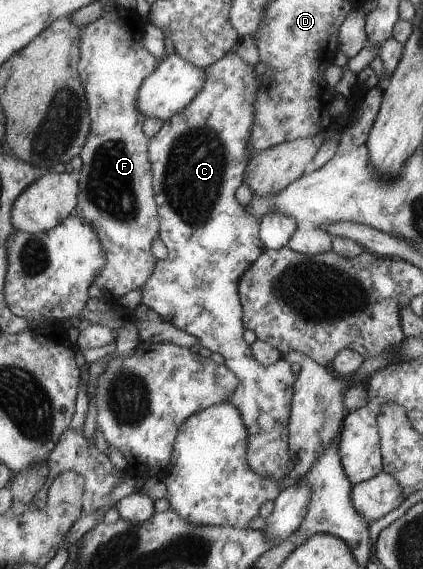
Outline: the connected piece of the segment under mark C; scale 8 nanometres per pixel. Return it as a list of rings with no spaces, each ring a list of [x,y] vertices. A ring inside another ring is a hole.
[[[236,50],[227,53],[224,57],[218,59],[213,64],[206,66],[203,69],[205,73],[205,82],[194,99],[182,110],[180,113],[173,115],[170,119],[167,119],[160,131],[150,138],[148,144],[148,153],[151,163],[151,170],[153,174],[153,188],[155,198],[158,206],[158,213],[160,218],[159,237],[165,243],[168,249],[168,257],[166,260],[157,261],[156,267],[150,276],[150,279],[141,287],[141,303],[153,309],[162,318],[178,326],[181,330],[186,331],[190,335],[193,335],[198,339],[199,345],[202,347],[208,347],[212,353],[220,353],[224,357],[224,365],[233,371],[236,378],[239,379],[238,387],[234,390],[234,393],[230,396],[228,403],[234,404],[242,414],[242,419],[248,428],[247,439],[247,460],[251,470],[261,475],[263,478],[276,478],[283,479],[289,475],[292,469],[292,460],[289,456],[289,445],[287,437],[289,431],[287,425],[291,416],[291,401],[293,398],[294,382],[297,376],[292,372],[291,363],[280,358],[276,363],[265,366],[262,365],[254,356],[251,350],[251,345],[243,338],[245,330],[243,322],[243,305],[241,304],[238,280],[245,274],[245,271],[258,259],[262,252],[266,249],[265,245],[259,238],[259,219],[256,219],[252,214],[249,214],[235,196],[235,191],[243,184],[244,174],[247,163],[249,162],[249,141],[251,140],[251,133],[253,123],[255,122],[255,101],[258,92],[263,87],[262,76],[259,76],[254,70],[253,65],[249,65]],[[262,417],[268,417],[272,419],[272,427],[268,431],[262,429],[260,425],[260,419]]]

